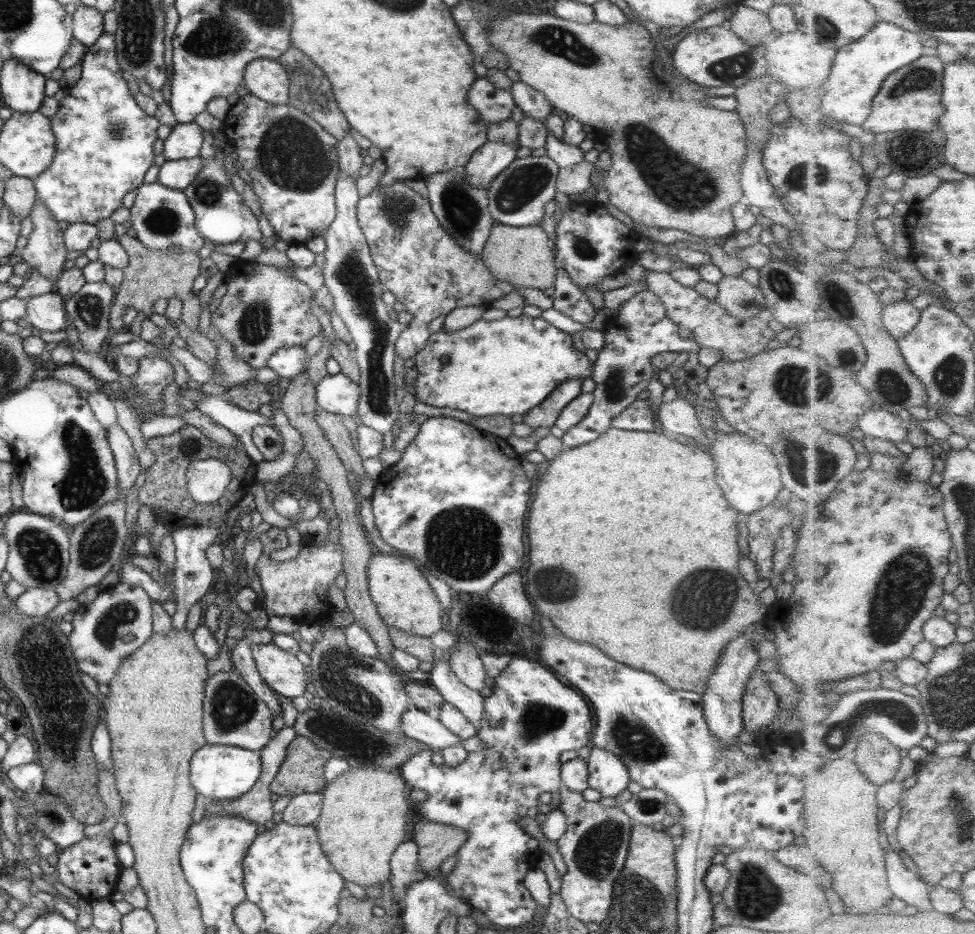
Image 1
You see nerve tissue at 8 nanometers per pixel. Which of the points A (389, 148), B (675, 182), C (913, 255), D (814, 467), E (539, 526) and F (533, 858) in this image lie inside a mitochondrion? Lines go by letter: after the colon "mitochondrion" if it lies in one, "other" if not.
A: other
B: mitochondrion
C: other
D: mitochondrion
E: other
F: other

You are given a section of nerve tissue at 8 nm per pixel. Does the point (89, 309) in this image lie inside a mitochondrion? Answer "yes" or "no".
yes

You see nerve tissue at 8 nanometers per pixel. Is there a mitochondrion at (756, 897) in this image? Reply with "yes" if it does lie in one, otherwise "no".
yes

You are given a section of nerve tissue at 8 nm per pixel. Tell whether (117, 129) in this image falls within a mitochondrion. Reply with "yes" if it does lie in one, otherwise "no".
yes

